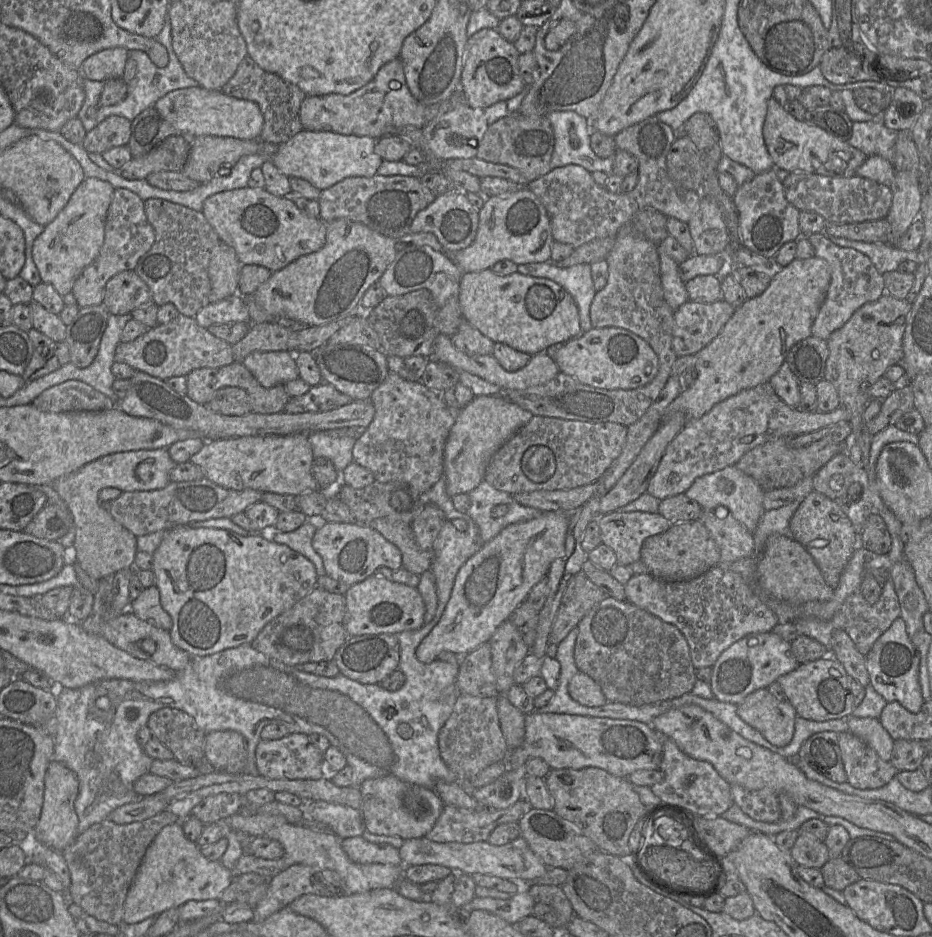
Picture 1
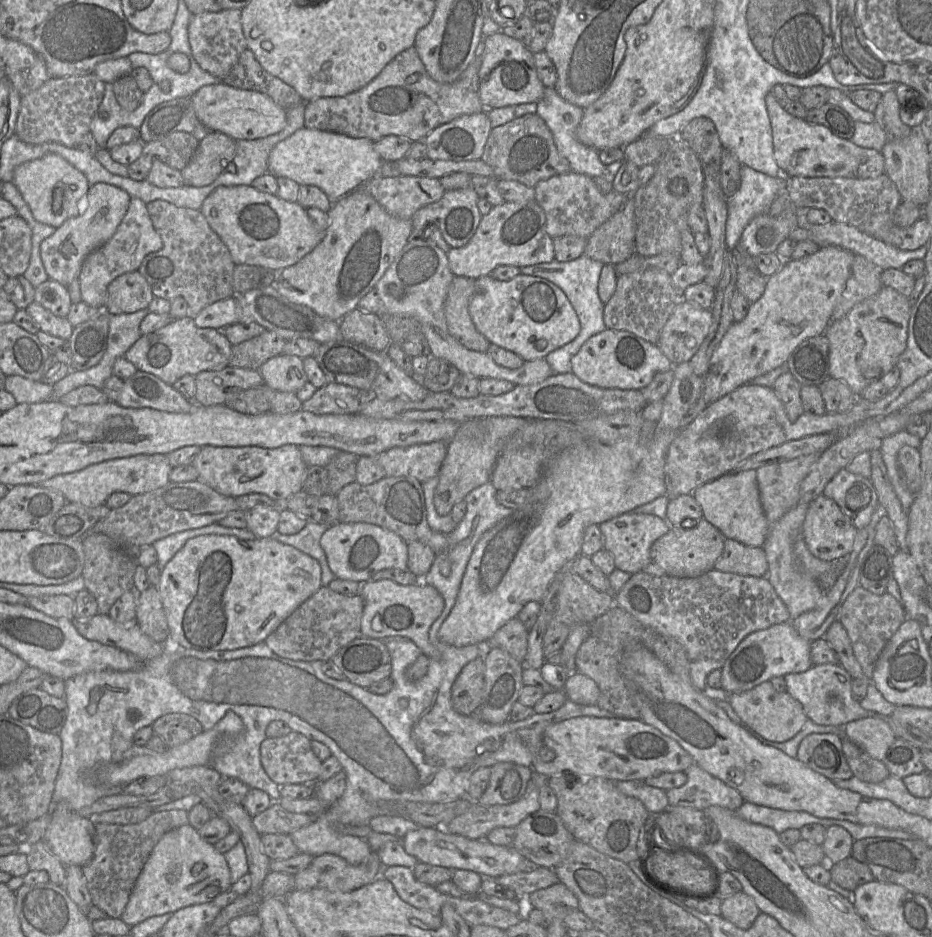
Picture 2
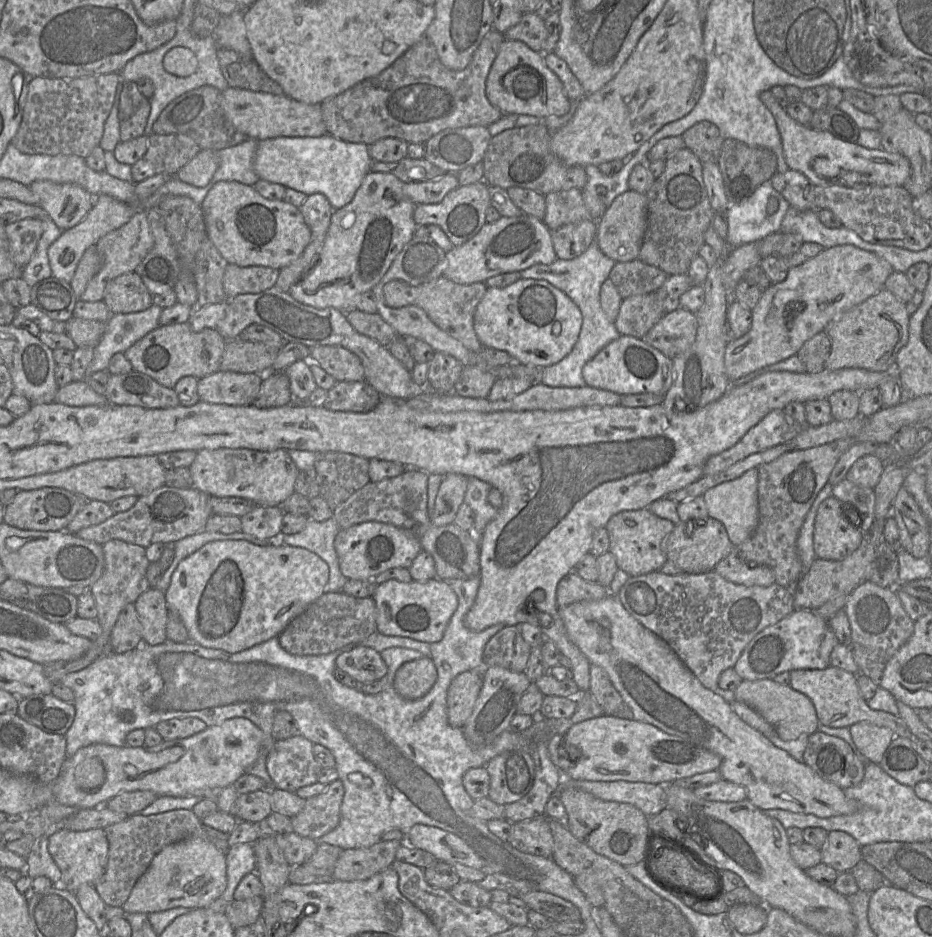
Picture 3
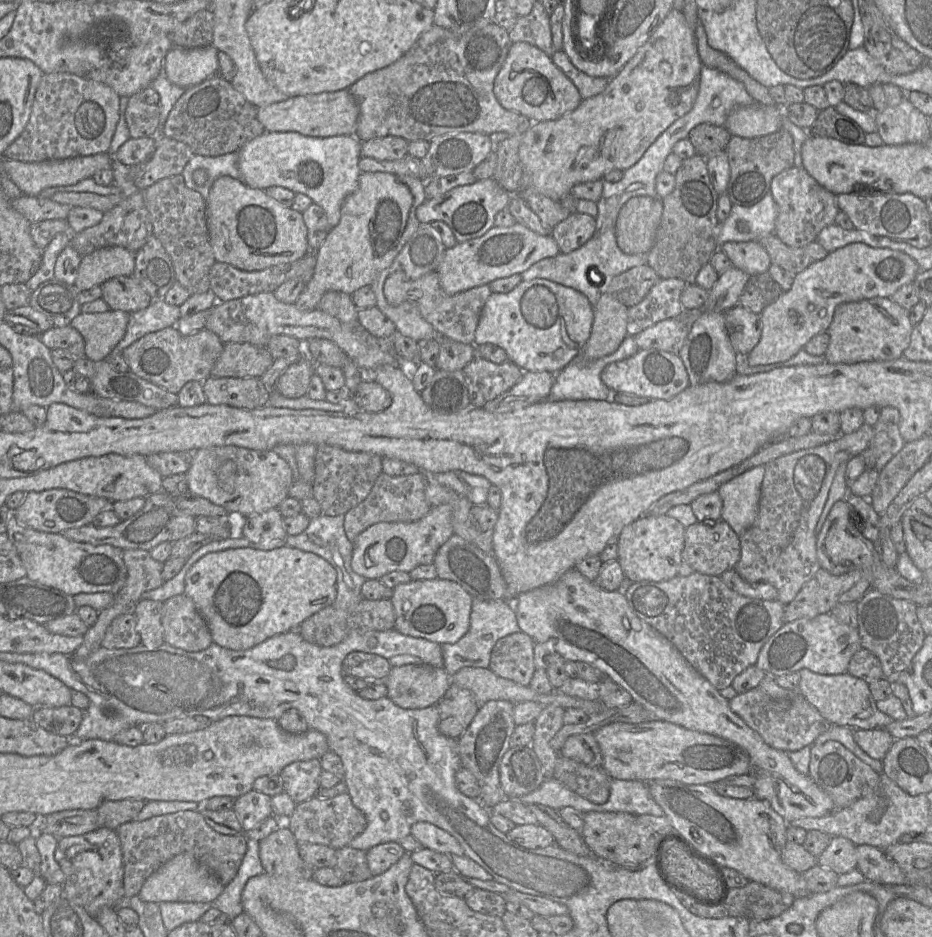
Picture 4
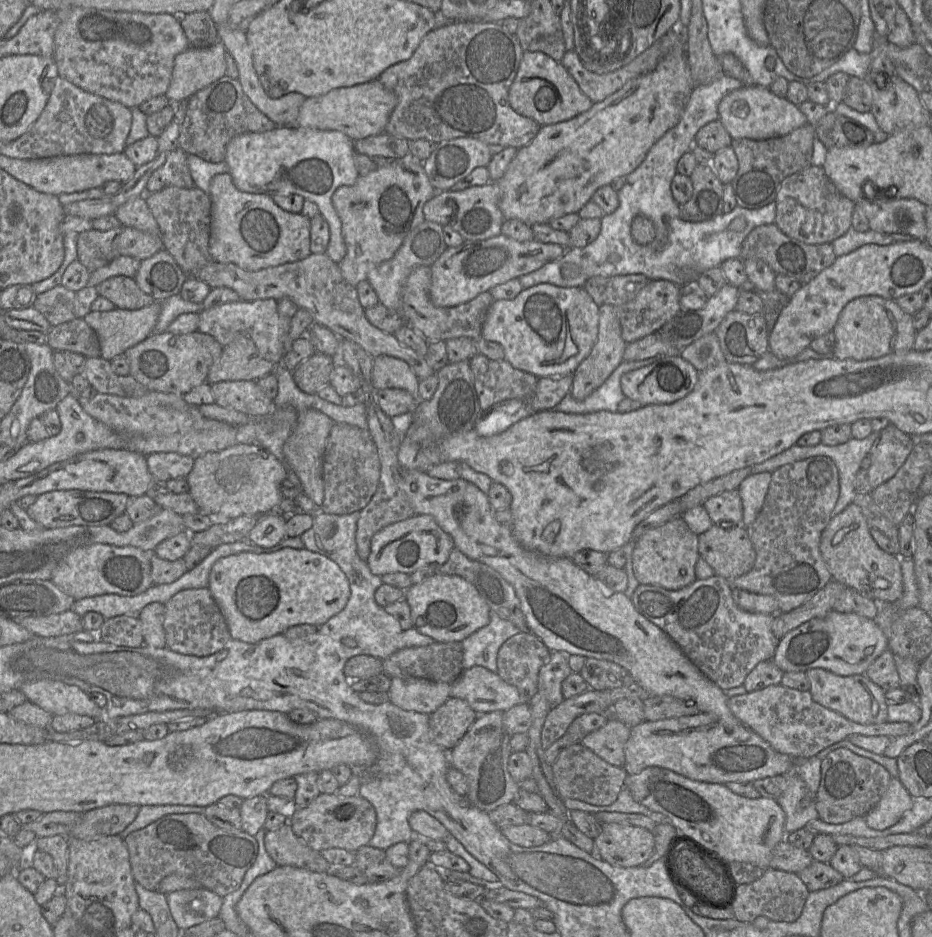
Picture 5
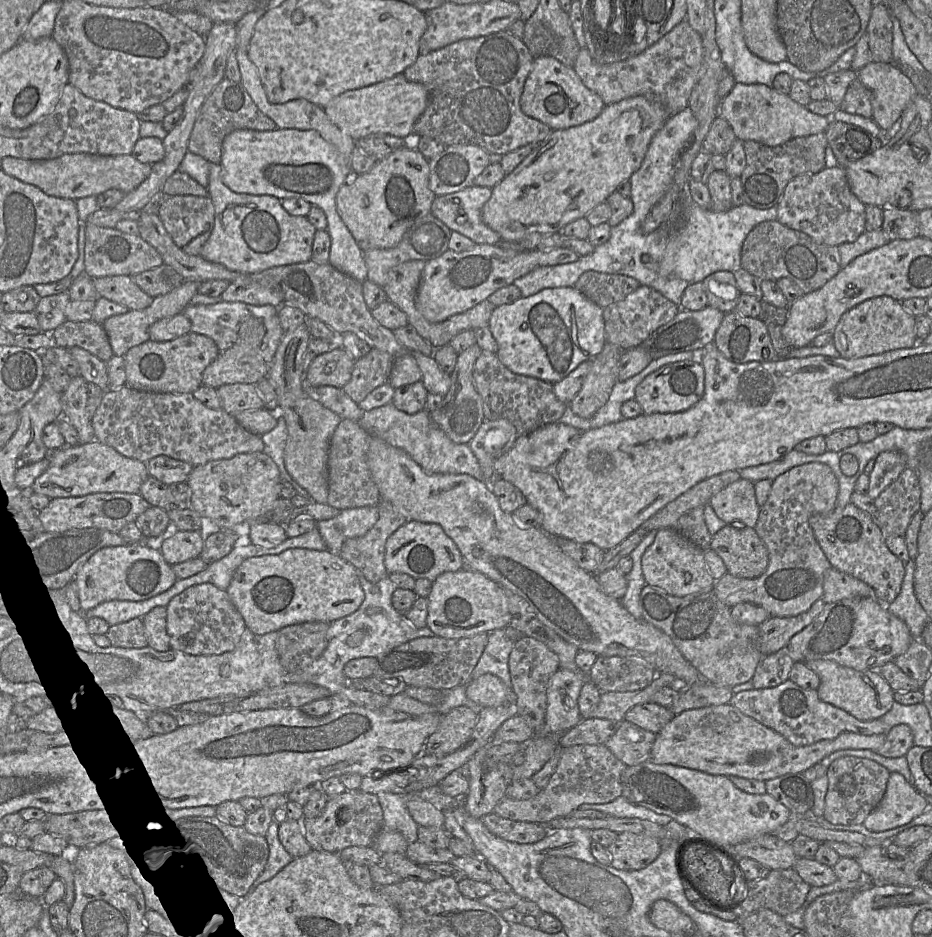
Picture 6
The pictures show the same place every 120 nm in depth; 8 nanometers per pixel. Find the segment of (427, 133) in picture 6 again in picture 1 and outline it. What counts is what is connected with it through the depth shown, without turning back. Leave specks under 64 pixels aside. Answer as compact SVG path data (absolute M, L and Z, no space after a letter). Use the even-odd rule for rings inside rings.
M395 58L384 64L371 81L348 95L307 95L301 103L299 116L304 130L369 136L376 140L394 136L397 129L404 126L423 129L429 122L462 103L465 100L459 88L450 98L437 104L424 105L417 101L407 86L402 61ZM391 81L399 81L400 88L392 89Z

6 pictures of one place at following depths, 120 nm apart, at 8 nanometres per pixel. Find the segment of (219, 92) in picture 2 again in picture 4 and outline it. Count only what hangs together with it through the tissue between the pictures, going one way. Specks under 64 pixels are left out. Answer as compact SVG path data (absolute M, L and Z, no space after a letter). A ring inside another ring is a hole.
M343 89L334 92L289 97L284 101L258 108L257 118L265 132L297 132L311 137L355 135L359 108L354 98Z

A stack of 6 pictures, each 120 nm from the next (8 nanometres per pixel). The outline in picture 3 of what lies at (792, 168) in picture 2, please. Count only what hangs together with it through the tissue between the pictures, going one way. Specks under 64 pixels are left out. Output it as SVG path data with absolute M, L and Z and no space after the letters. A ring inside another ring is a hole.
M770 90L760 93L763 104L772 113L780 133L783 155L791 170L801 172L814 185L903 186L910 176L909 160L898 153L883 149L867 149L857 143L840 140L828 131L821 131L794 120L775 99Z

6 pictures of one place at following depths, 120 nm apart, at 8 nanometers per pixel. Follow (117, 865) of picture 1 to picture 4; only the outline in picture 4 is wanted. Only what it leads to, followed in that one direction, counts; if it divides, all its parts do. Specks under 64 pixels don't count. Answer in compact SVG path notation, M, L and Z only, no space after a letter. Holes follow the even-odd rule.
M179 811L154 816L143 821L132 820L121 824L115 830L122 850L125 900L138 895L145 880L154 871L174 856L182 853L193 855L226 886L237 875L247 851L248 839L244 833L221 834L206 823L202 812L199 811Z

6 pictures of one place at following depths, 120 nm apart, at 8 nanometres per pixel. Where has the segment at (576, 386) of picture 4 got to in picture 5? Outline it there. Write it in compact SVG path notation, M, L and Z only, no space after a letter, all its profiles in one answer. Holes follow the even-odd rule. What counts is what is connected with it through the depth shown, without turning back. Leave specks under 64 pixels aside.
M655 356L637 361L622 361L607 380L587 398L577 401L572 397L571 393L568 393L555 409L567 414L589 414L598 411L617 412L619 403L625 398L620 385L622 375L648 366L661 357L668 356Z

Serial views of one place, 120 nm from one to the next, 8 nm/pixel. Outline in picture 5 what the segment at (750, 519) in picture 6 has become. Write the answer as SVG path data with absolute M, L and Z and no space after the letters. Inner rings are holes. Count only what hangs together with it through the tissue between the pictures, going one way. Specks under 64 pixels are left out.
M737 489L707 499L703 506L713 523L733 522L743 527L743 506Z

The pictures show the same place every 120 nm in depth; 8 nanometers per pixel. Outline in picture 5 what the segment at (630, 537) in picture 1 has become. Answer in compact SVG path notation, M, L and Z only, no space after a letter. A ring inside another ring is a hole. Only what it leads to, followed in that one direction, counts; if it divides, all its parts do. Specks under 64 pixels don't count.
M680 516L648 530L633 544L632 565L639 584L679 590L697 580L695 566L700 558L698 535L691 531Z

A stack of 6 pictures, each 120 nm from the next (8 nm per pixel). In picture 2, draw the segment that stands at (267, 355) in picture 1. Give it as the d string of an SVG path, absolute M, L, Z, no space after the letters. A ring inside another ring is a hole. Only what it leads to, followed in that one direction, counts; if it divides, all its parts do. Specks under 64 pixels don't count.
M280 354L267 360L258 370L263 383L273 391L296 393L307 382L303 359Z

